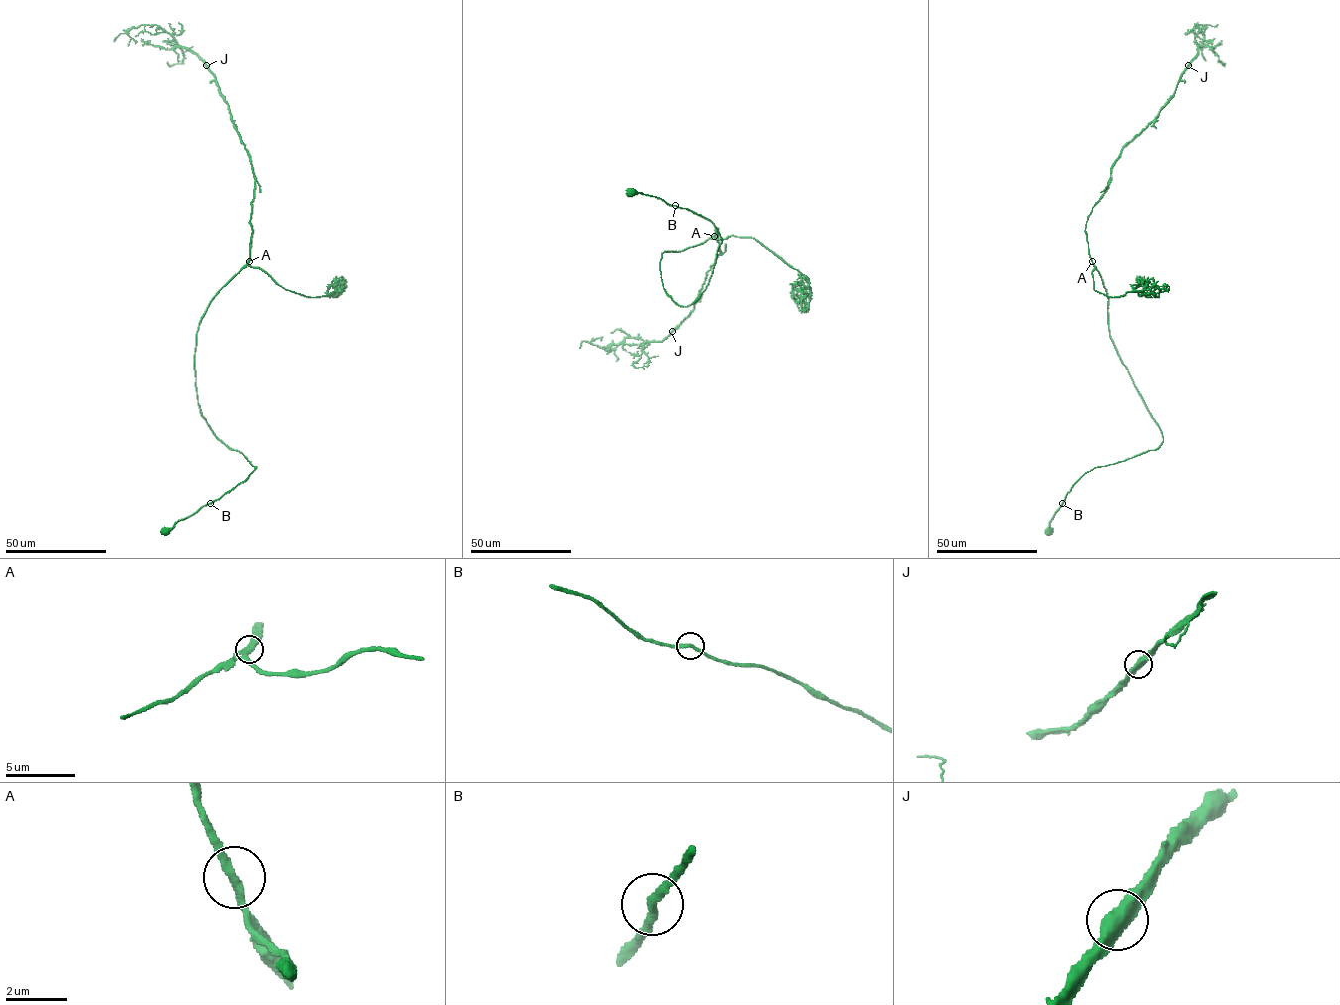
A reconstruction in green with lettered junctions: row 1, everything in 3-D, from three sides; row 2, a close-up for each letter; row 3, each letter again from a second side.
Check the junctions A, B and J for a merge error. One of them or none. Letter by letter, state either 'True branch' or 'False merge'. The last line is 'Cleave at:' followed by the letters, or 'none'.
A: True branch
B: True branch
J: True branch
Cleave at: none

